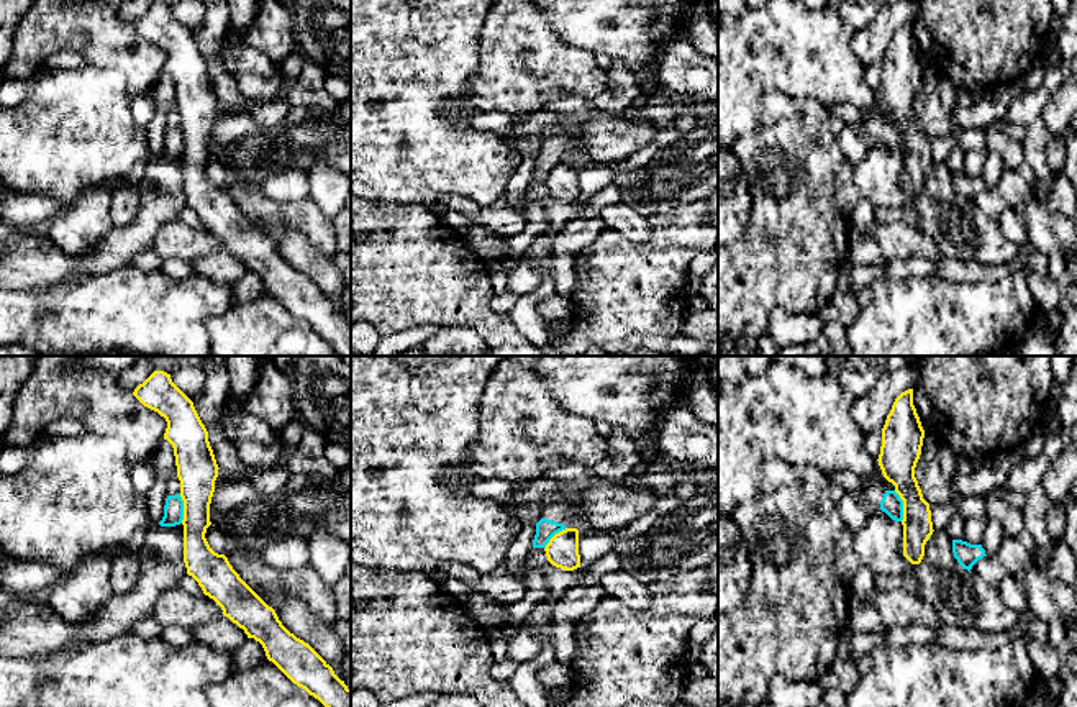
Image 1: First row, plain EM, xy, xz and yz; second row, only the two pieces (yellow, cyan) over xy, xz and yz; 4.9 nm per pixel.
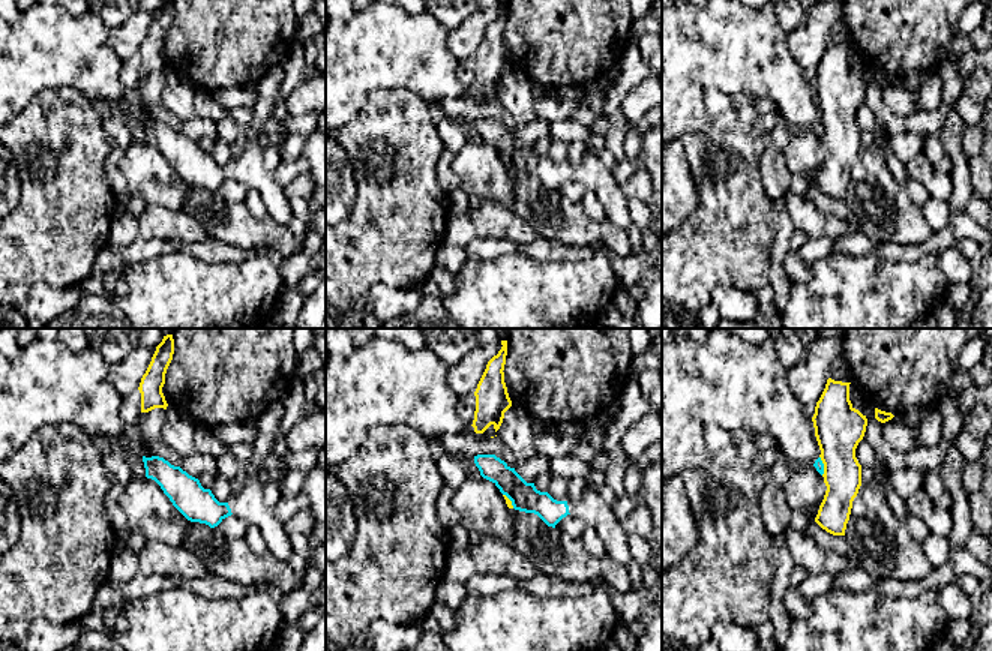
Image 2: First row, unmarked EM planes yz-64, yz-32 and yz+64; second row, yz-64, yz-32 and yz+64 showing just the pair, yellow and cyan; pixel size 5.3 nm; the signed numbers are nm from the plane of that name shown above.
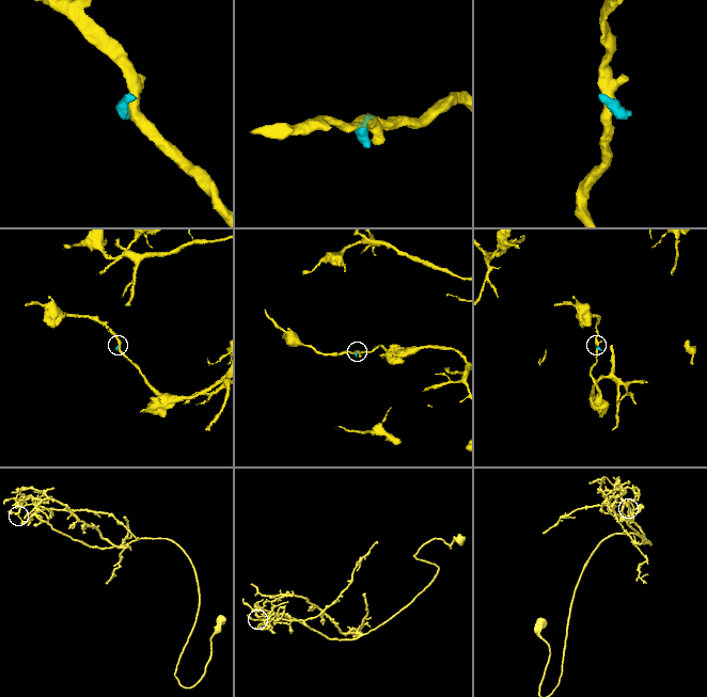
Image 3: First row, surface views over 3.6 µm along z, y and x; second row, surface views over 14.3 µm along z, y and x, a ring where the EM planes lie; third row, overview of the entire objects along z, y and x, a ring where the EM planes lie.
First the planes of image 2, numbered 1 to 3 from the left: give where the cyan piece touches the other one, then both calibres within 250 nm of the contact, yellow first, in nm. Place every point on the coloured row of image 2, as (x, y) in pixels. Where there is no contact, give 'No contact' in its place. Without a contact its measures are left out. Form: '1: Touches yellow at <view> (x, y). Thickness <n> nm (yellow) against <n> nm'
1: No contact
2: Touches yellow at yz-32 (511, 501). Thickness 30 nm (yellow) against 150 nm
3: Touches yellow at yz+64 (824, 465). Thickness 260 nm (yellow) against 50 nm

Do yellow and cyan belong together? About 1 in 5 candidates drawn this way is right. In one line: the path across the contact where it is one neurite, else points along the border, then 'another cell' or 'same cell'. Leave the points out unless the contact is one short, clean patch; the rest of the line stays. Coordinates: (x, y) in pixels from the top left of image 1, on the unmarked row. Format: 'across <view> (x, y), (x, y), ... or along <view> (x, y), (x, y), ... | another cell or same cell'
along yz (894, 123), (902, 133), (902, 153) | another cell

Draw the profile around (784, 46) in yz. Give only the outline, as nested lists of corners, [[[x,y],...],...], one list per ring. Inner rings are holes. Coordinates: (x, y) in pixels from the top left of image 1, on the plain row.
[[[767,0],[741,13],[718,13],[718,149],[729,149],[739,136],[754,131],[766,95],[780,92],[815,98],[826,108],[838,103],[857,107],[864,113],[857,131],[902,154],[903,133],[882,120],[879,94],[867,85],[866,66],[851,48],[854,31],[836,8],[811,10],[800,0]]]

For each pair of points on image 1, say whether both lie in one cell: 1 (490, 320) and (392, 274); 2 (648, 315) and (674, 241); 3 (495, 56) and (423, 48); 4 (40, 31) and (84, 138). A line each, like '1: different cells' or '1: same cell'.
1: same cell
2: same cell
3: different cells
4: different cells

